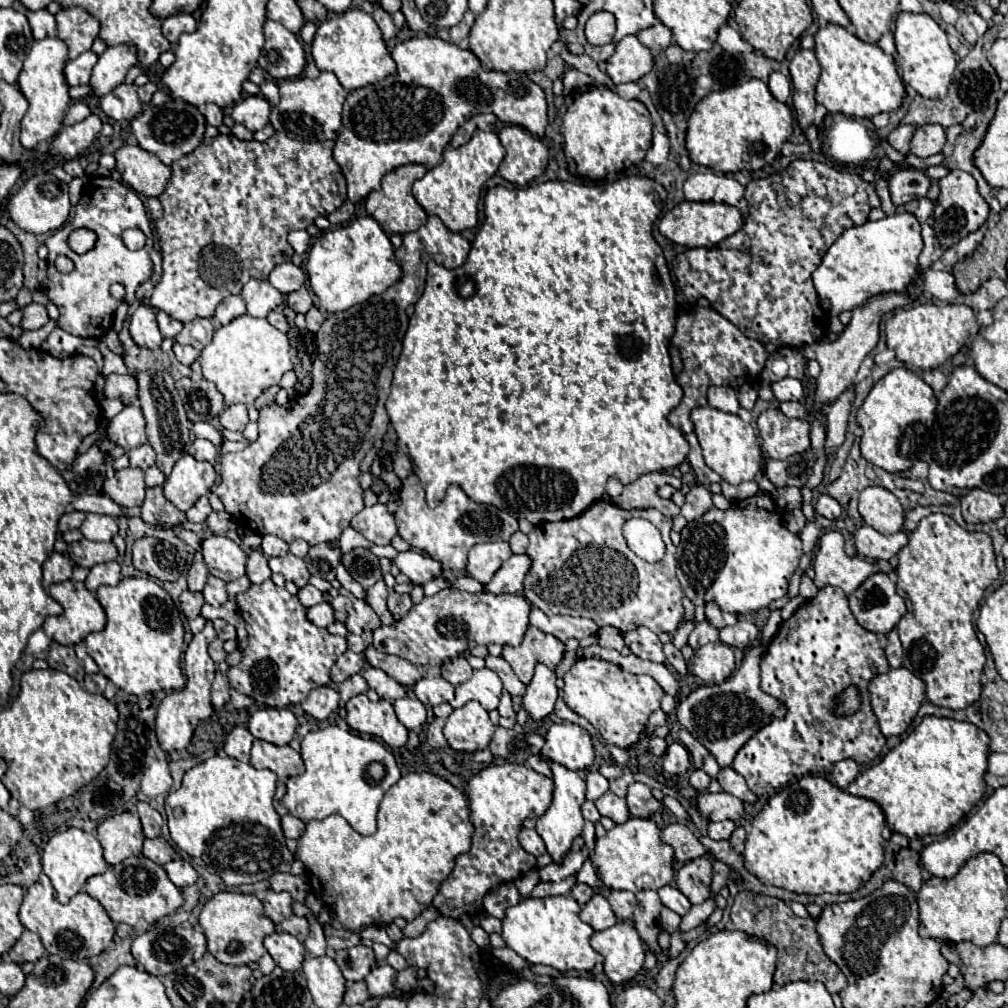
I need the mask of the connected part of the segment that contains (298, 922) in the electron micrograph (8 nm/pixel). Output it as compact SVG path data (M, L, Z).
M290 915L286 921L278 923L276 925L276 931L280 933L290 933L294 937L298 937L298 941L306 941L308 933L310 933L310 927L308 927L308 921L304 917L296 917L296 915Z

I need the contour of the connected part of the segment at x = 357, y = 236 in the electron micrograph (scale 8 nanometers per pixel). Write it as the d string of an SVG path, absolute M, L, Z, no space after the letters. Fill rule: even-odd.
M358 217L348 225L328 229L314 239L308 251L306 271L320 307L330 313L350 309L368 297L386 291L402 277L402 269L394 257L394 247L378 221L372 217Z

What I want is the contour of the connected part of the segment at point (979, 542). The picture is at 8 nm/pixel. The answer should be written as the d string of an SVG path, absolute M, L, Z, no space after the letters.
M936 513L922 519L916 531L910 535L906 547L898 553L898 583L896 591L906 601L908 613L896 625L902 647L904 647L904 667L910 669L918 679L926 683L926 699L936 707L946 709L966 709L980 699L980 677L986 663L984 647L974 633L974 609L978 609L986 587L998 577L996 557L992 549L992 539L986 533L968 533L952 517Z

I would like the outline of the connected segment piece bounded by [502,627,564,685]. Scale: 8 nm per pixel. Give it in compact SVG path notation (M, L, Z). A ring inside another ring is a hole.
M528 627L522 645L502 649L502 659L512 667L514 675L528 685L534 675L534 667L544 663L548 669L556 671L556 667L564 659L564 643L558 641L554 635L546 635L534 627Z

